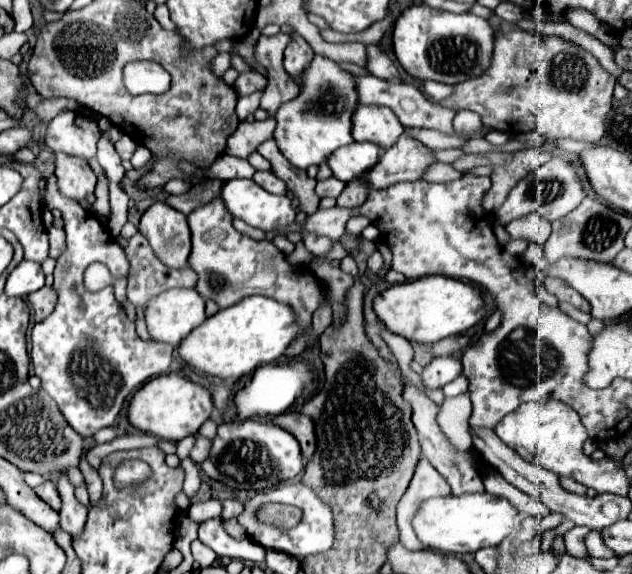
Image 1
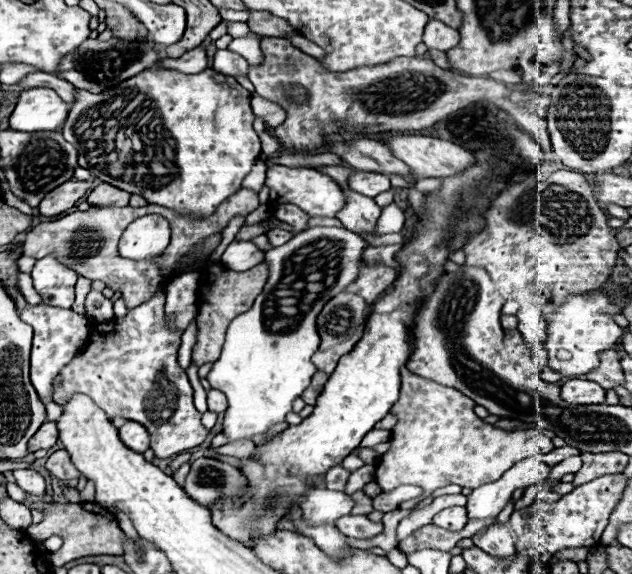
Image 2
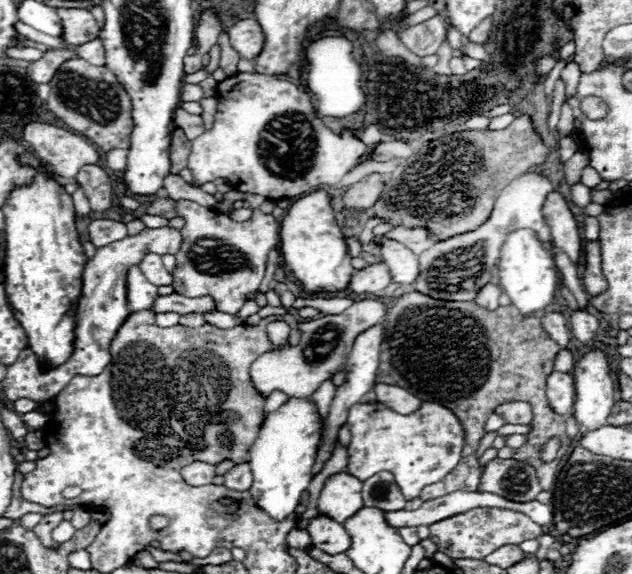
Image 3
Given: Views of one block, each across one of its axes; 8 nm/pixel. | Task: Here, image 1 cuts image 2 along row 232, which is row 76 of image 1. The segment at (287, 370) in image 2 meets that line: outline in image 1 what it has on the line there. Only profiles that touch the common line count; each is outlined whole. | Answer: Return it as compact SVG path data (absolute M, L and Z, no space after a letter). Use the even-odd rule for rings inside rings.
M314 54L312 62L308 68L300 74L300 94L288 102L284 102L278 112L276 112L276 130L274 130L274 140L282 152L282 156L300 170L306 170L312 164L322 164L336 148L352 144L352 114L358 104L358 94L356 94L356 84L354 84L354 74L346 72L338 62L324 58L320 54Z

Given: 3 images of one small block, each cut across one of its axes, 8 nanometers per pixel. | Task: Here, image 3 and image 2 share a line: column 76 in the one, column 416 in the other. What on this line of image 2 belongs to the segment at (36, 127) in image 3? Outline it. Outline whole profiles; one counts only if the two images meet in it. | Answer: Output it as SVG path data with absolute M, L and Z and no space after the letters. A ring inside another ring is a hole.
M396 134L392 136L388 142L390 150L404 160L416 174L420 174L422 178L444 178L444 176L456 176L468 168L472 168L476 164L476 158L472 152L468 152L466 148L452 144L448 140L440 140L440 138L432 138L432 136L418 136L418 134Z

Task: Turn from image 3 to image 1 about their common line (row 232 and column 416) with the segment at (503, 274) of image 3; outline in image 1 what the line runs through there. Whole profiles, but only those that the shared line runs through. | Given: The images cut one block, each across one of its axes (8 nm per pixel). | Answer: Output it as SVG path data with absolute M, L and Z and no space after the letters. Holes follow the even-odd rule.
M482 492L468 496L430 498L416 510L412 526L420 542L430 550L438 550L444 554L474 554L480 548L496 546L504 538L514 536L520 528L520 520L520 512L514 506L510 506L508 500Z

